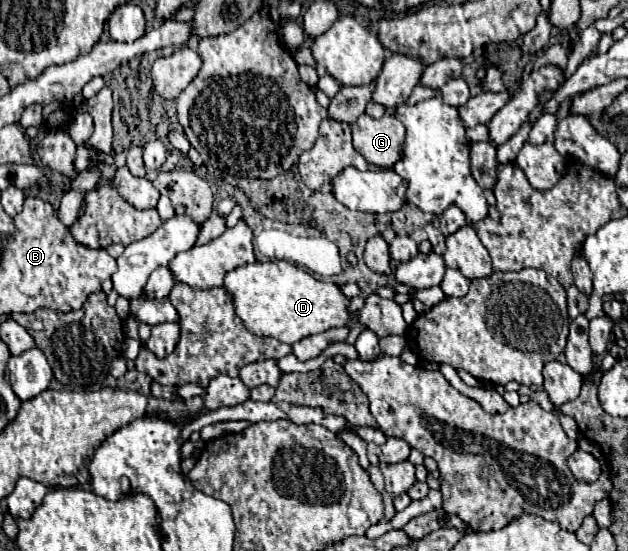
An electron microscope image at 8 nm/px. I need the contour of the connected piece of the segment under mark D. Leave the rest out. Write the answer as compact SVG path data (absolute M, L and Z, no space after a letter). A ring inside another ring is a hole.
M266 261L236 267L224 277L224 287L234 299L236 315L254 335L274 337L292 345L308 335L324 333L330 327L344 327L350 321L350 299L332 281L320 281L290 261Z

